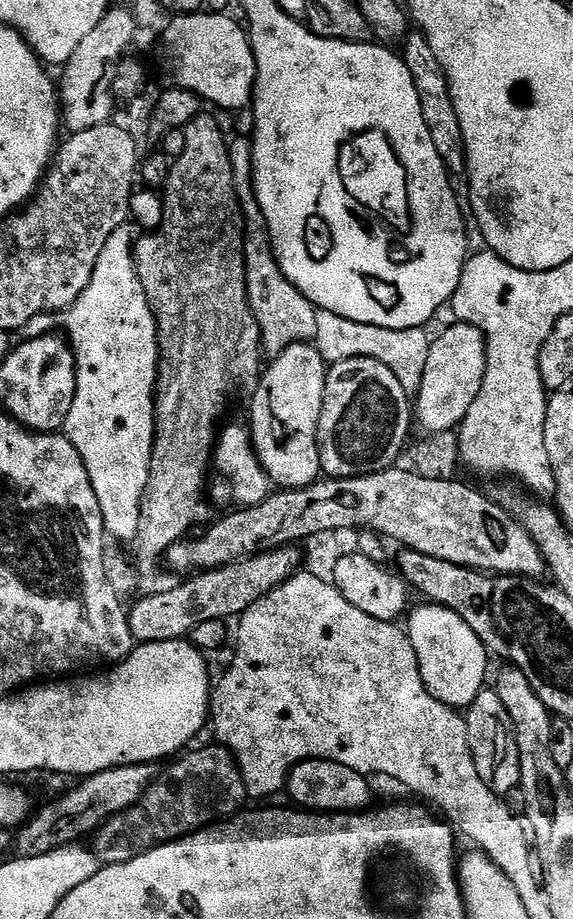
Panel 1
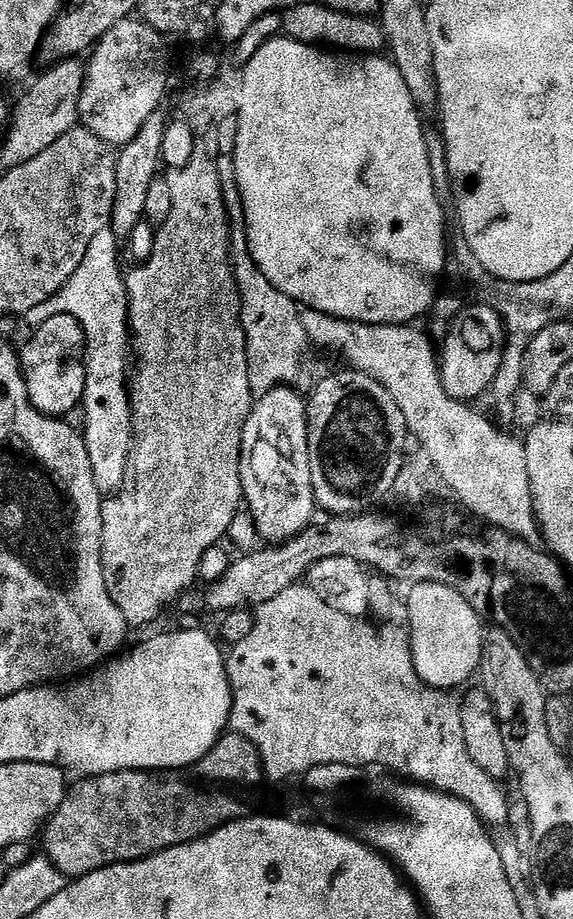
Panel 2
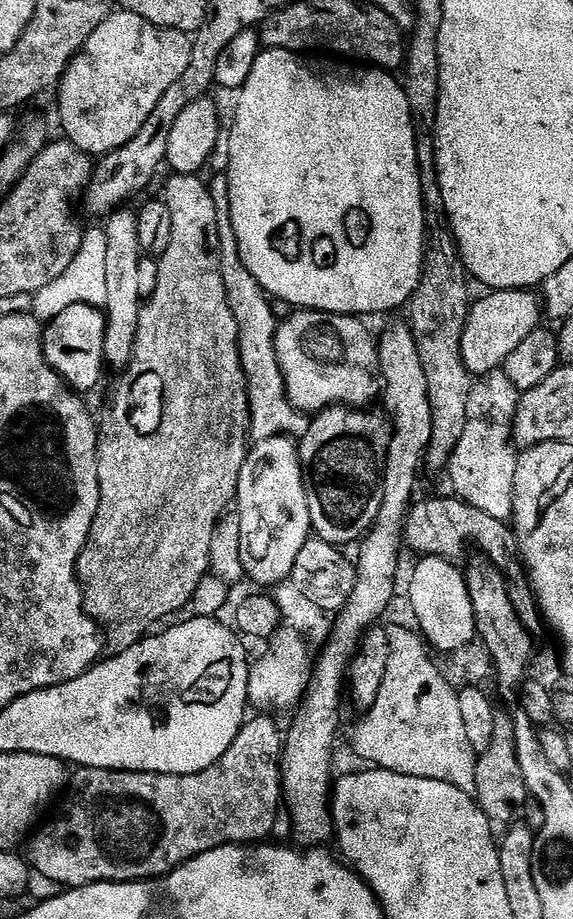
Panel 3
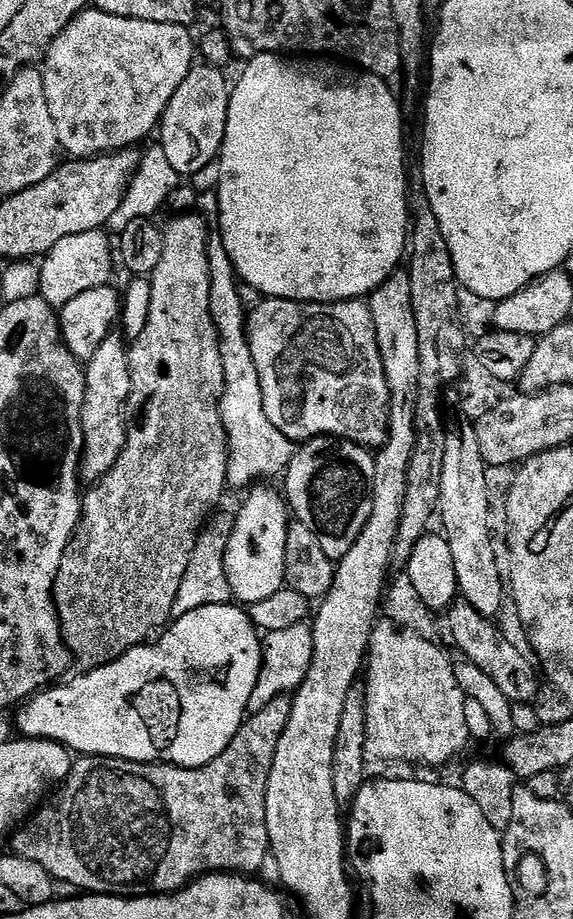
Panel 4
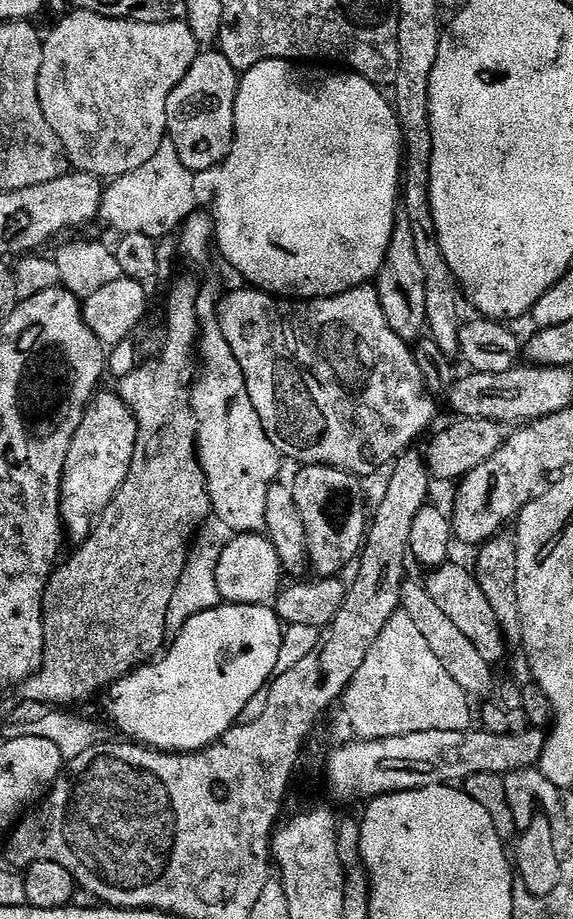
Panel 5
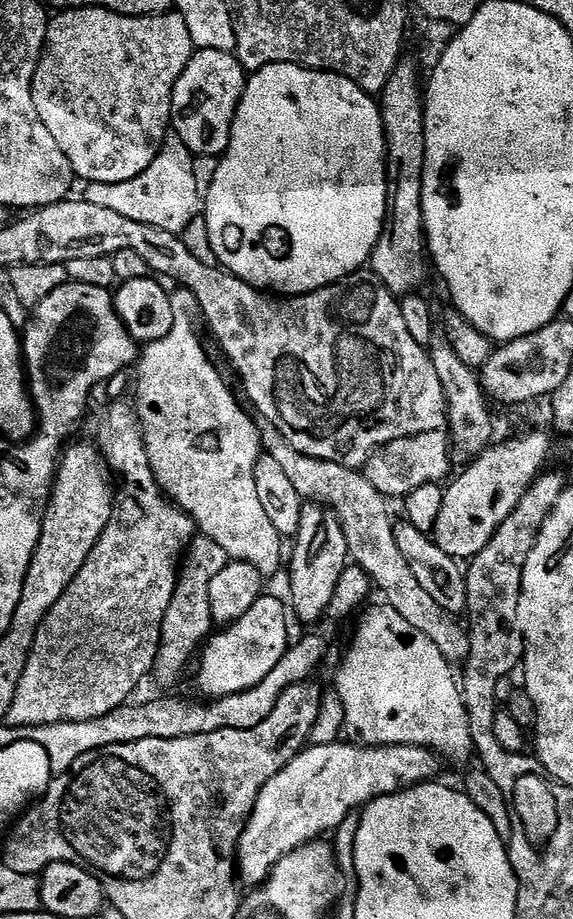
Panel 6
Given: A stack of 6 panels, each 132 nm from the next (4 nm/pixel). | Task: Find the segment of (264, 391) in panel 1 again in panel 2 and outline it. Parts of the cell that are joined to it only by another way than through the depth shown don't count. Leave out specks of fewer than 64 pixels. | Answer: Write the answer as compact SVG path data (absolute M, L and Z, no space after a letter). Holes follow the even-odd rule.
M284 386L279 390L263 393L253 403L242 434L240 477L244 491L243 503L252 514L252 521L256 524L261 541L272 546L294 538L303 528L313 523L315 516L312 515L317 515L318 512L308 461L308 410L305 397L300 397L296 390L295 387Z

